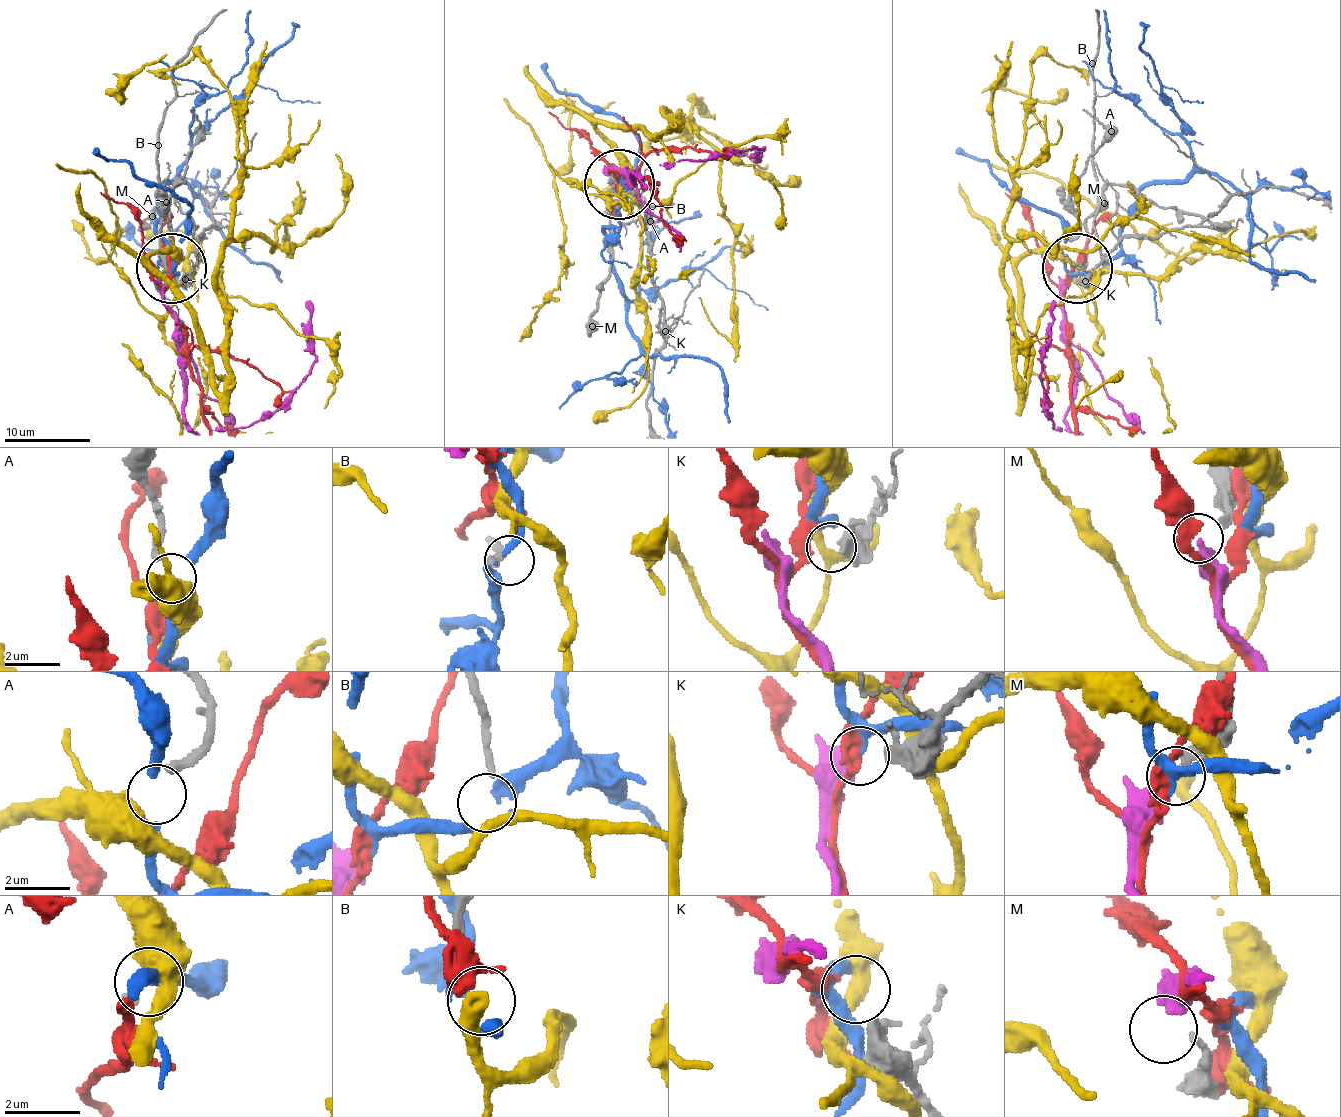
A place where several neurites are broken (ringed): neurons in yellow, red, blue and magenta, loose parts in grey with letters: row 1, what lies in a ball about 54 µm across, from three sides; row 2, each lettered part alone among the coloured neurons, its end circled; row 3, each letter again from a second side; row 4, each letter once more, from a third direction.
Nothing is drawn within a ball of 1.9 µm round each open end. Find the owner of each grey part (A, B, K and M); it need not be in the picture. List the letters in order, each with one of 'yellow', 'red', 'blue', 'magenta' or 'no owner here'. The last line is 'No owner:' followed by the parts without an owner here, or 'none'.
A: yellow
B: no owner here
K: no owner here
M: magenta
No owner: B, K

